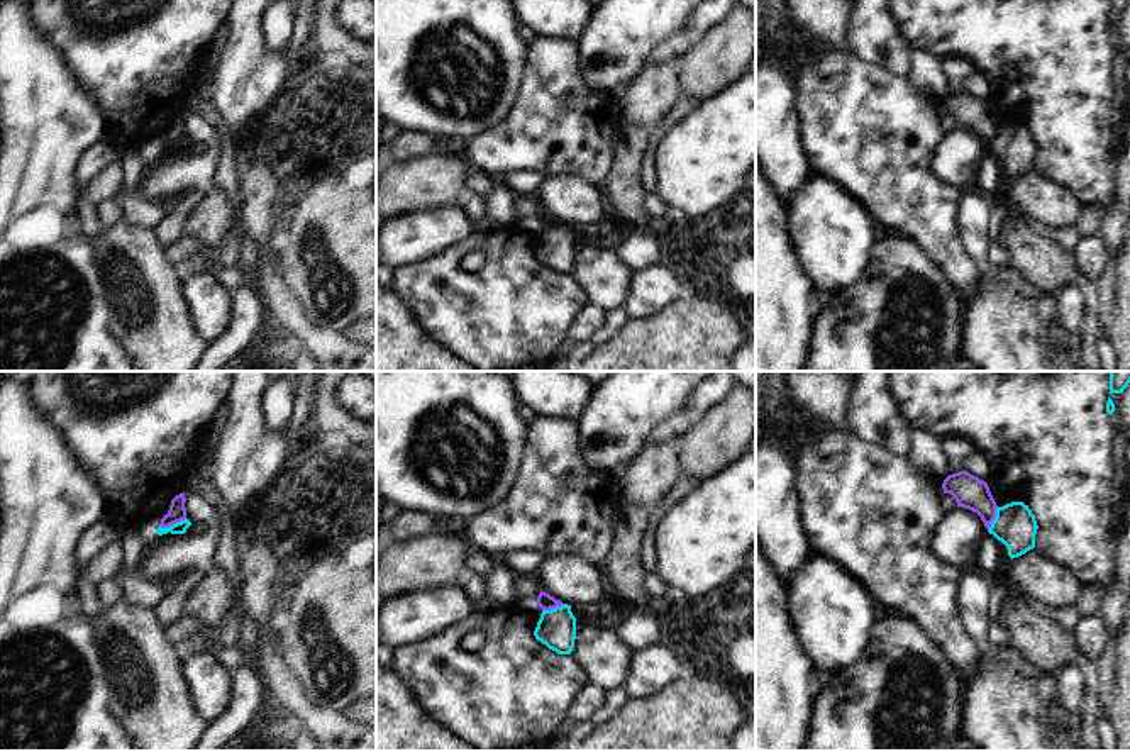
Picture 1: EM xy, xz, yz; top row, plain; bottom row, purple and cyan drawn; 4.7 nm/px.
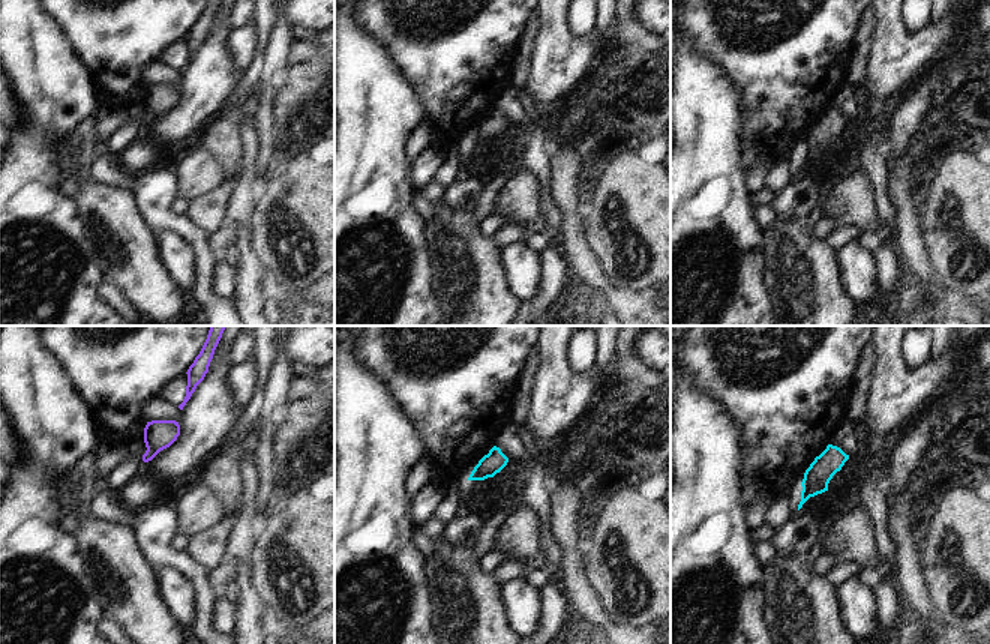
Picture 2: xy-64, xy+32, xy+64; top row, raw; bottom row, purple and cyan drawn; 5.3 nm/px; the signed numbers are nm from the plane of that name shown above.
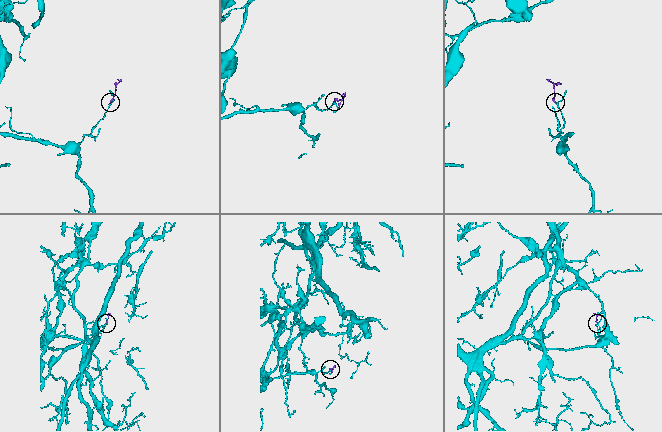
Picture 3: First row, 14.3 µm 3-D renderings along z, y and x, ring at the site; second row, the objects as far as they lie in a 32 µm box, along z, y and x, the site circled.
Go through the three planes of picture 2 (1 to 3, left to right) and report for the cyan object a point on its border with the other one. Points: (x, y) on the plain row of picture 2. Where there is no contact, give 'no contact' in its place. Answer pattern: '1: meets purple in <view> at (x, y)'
1: no contact
2: no contact
3: no contact

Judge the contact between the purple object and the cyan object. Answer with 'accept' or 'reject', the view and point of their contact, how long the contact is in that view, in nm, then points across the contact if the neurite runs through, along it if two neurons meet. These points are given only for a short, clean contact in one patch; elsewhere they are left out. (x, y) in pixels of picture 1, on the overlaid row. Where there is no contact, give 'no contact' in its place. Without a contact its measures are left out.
reject; contact xy (171, 524); length 130 nm; border xy (185, 517), (168, 526), (160, 526)

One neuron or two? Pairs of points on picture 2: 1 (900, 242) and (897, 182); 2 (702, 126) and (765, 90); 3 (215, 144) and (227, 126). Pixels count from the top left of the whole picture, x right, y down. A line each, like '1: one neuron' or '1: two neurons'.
1: one neuron
2: two neurons
3: one neuron

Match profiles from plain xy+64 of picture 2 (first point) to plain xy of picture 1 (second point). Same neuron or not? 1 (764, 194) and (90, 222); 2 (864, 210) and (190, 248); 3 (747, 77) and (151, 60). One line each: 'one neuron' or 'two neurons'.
1: two neurons
2: two neurons
3: one neuron

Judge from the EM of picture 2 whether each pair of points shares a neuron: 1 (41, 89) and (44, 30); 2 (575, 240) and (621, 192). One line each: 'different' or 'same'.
1: same
2: different

